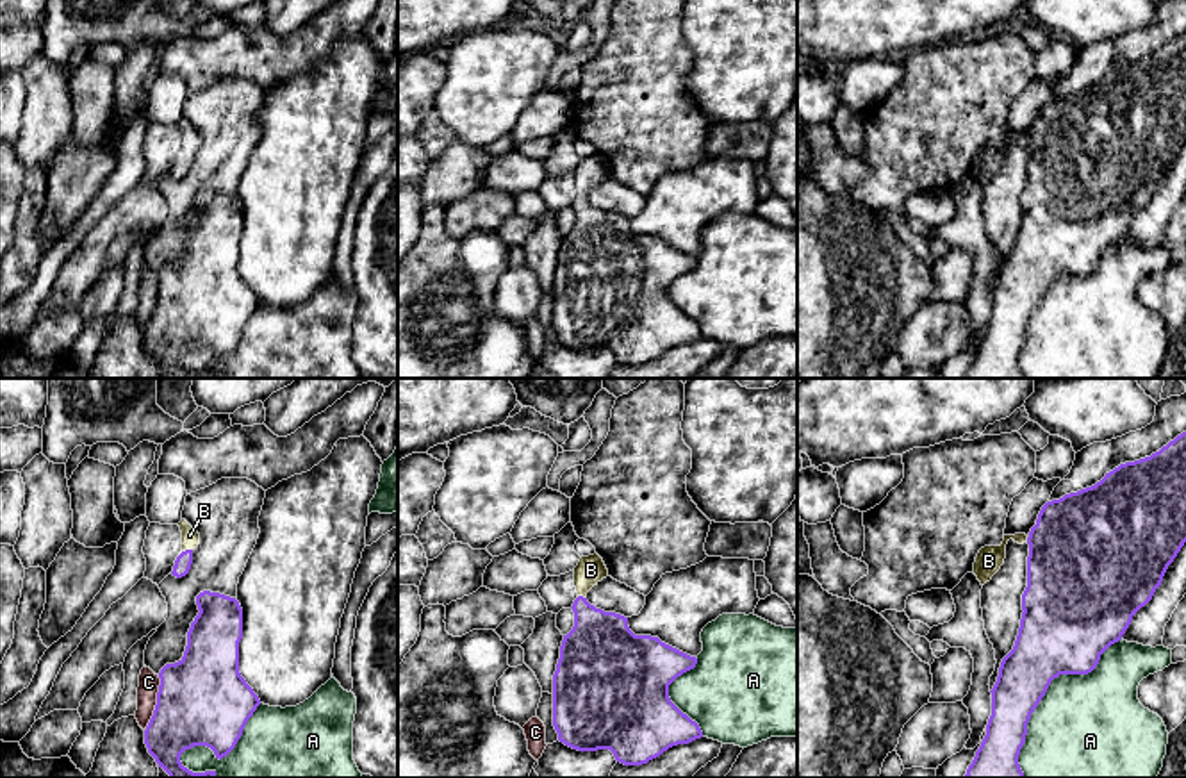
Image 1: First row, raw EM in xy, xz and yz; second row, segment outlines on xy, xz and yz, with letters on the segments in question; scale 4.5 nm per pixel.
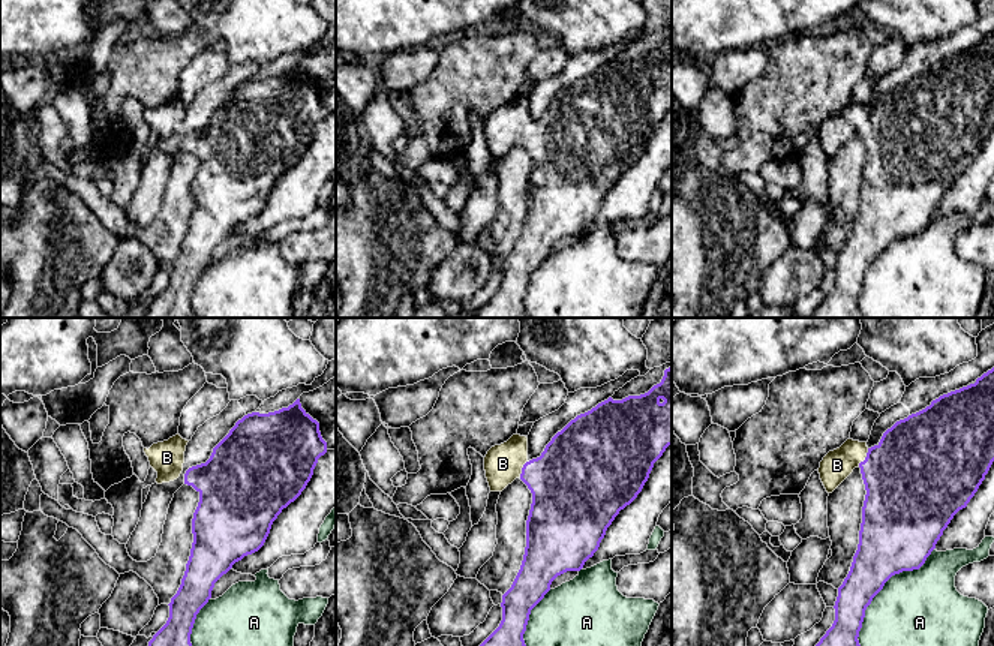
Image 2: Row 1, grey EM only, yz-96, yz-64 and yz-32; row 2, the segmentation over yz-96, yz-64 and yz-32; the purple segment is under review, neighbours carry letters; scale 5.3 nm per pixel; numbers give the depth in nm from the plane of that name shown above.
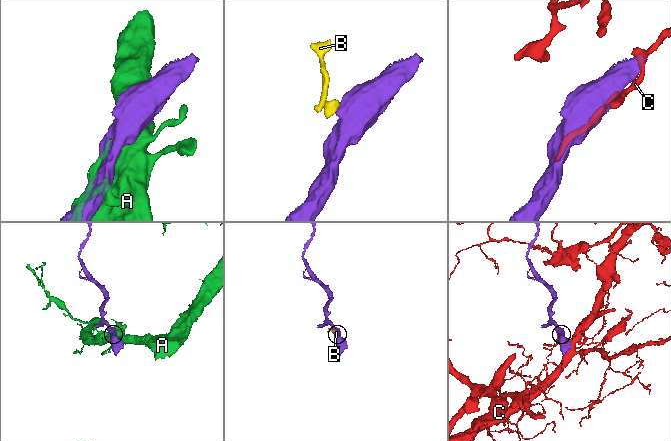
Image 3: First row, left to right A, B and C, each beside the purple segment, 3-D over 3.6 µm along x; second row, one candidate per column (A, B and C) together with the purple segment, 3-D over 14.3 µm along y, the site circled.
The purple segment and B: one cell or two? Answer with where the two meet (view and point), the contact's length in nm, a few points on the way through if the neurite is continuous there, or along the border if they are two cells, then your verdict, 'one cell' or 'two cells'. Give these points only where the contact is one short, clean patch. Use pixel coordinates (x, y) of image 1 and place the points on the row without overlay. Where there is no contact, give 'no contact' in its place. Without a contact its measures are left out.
contact xy (186, 150); length 50 nm; way xy (182, 165), (186, 150), (189, 136); one cell

